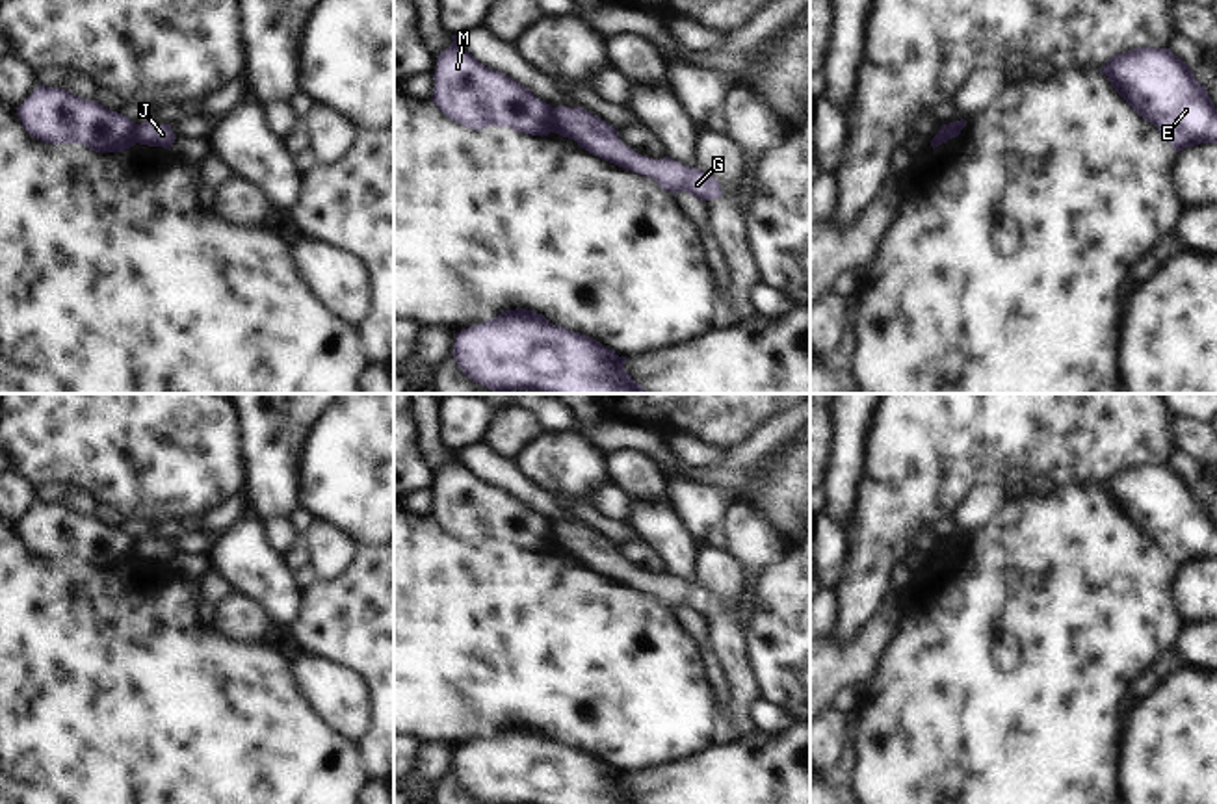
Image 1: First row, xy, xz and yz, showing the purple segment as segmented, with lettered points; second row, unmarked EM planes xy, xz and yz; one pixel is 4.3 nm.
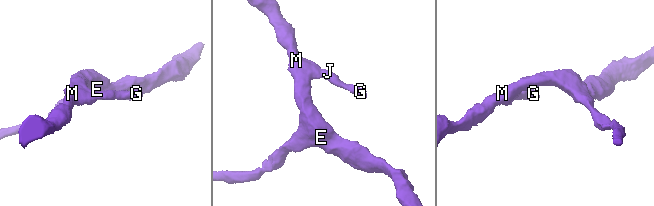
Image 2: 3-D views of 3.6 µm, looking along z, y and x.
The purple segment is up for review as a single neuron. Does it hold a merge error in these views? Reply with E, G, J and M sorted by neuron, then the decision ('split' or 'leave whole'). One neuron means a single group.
E M / G J | split

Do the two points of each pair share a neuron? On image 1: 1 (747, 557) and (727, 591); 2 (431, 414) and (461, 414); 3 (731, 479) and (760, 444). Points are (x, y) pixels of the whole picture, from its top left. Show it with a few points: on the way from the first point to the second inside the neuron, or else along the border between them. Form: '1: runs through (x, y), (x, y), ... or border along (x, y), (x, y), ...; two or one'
1: border along (723, 548), (744, 576); two
2: border along (439, 413), (439, 439), (450, 452); two
3: runs through (734, 470), (751, 453); one

